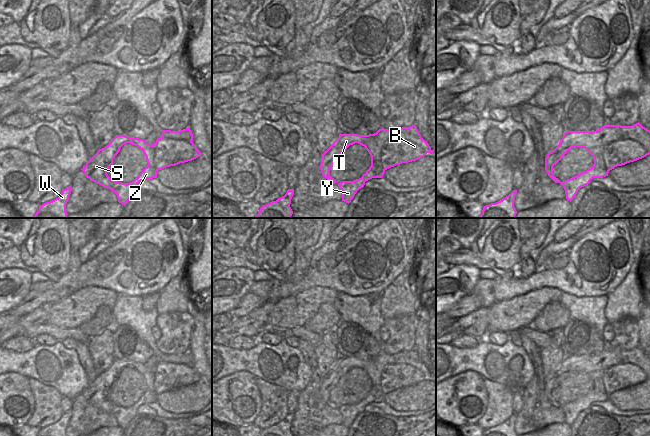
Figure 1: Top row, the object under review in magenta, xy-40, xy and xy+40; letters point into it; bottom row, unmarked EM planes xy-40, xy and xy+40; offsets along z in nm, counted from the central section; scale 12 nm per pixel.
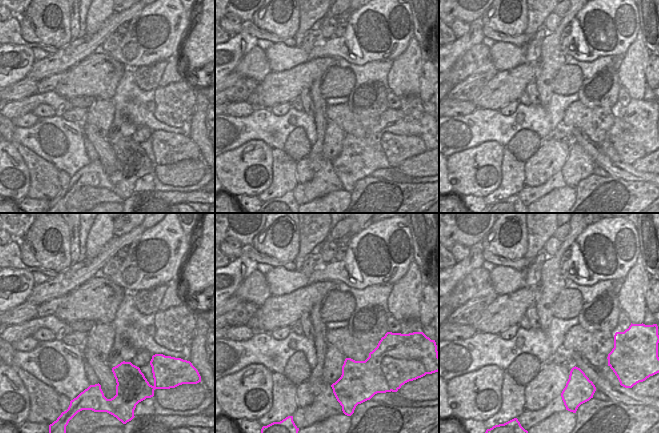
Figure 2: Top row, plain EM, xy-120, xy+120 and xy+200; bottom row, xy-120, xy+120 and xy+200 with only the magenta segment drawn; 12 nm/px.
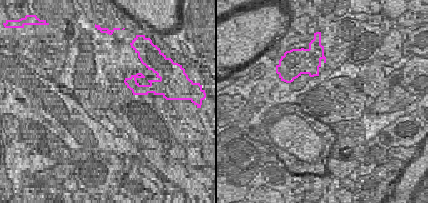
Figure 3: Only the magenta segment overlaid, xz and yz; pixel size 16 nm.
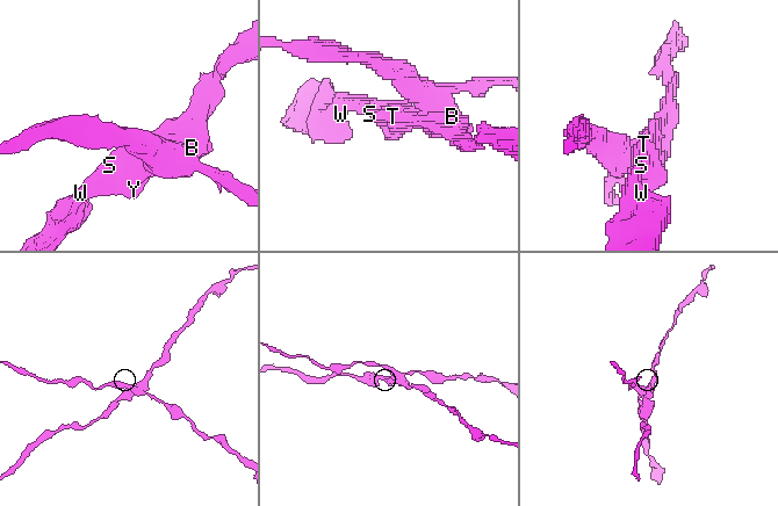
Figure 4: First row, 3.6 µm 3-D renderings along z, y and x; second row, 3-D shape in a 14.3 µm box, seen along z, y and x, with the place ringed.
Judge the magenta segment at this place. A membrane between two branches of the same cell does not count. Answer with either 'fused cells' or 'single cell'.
fused cells

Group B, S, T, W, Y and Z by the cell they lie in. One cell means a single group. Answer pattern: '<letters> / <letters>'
B / S T W Y Z

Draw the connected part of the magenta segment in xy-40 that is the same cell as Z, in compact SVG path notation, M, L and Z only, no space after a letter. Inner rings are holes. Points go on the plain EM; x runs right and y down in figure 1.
M116 359L107 370L99 373L81 394L91 405L112 414L117 419L118 426L125 430L137 415L139 406L157 402L158 394L155 390L154 382L155 368L150 369L144 363ZM127 367L137 370L143 375L148 389L132 406L122 407L111 403L107 395L113 388L113 383L119 377L121 371Z

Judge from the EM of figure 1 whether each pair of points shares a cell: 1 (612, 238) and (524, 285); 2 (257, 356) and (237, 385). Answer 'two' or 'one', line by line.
1: one
2: two

